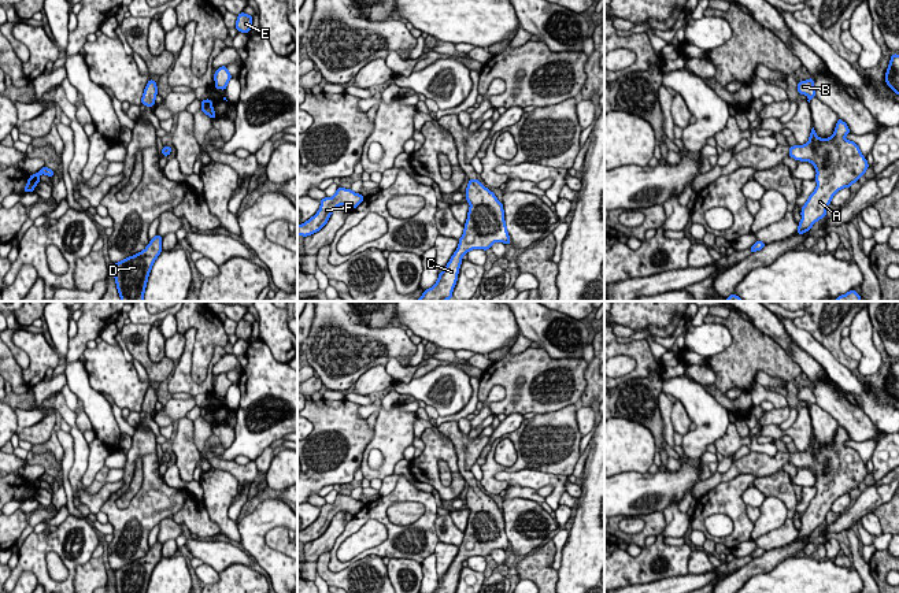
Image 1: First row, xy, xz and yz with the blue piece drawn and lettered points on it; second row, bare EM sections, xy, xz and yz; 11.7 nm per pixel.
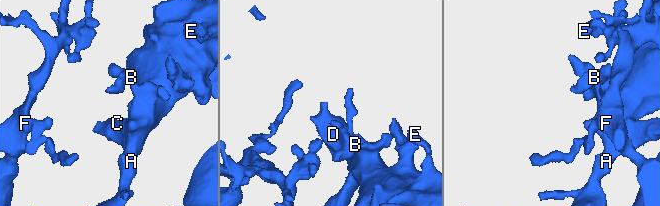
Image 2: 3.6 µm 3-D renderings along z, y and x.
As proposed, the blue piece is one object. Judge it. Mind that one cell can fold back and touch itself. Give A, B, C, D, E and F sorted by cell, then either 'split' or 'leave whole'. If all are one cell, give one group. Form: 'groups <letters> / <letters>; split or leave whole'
groups A B C D E F; leave whole

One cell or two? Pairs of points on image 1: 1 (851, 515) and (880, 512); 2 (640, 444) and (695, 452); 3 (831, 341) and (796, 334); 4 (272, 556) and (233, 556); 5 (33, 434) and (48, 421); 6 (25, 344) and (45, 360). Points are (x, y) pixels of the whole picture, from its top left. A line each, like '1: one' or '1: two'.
1: two
2: two
3: two
4: two
5: one
6: one

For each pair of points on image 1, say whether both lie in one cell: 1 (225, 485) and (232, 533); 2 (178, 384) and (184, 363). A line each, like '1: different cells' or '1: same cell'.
1: same cell
2: same cell

